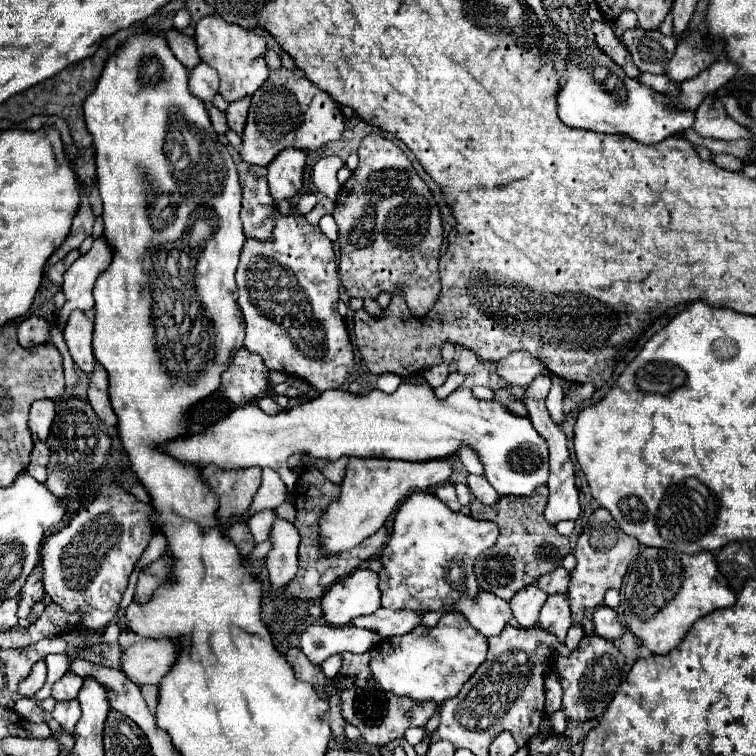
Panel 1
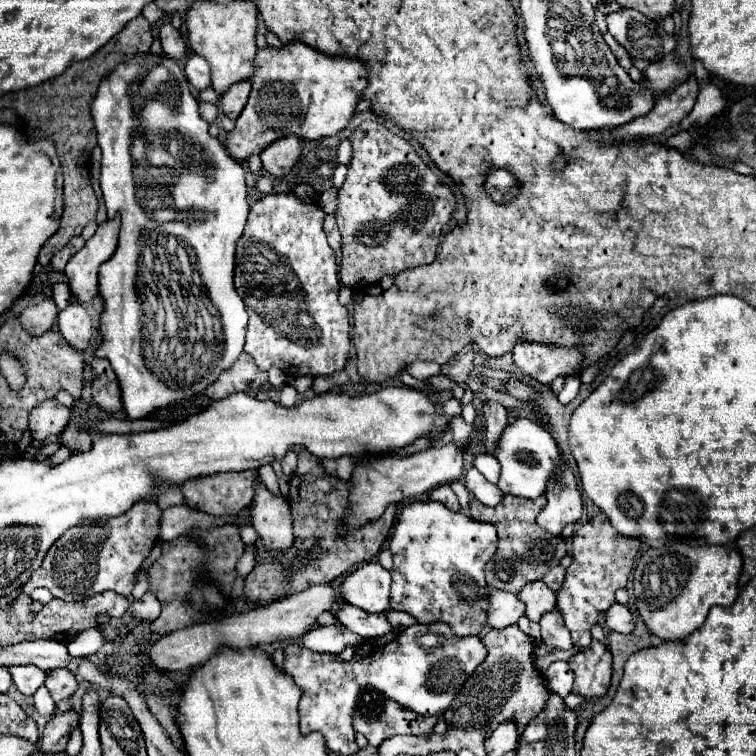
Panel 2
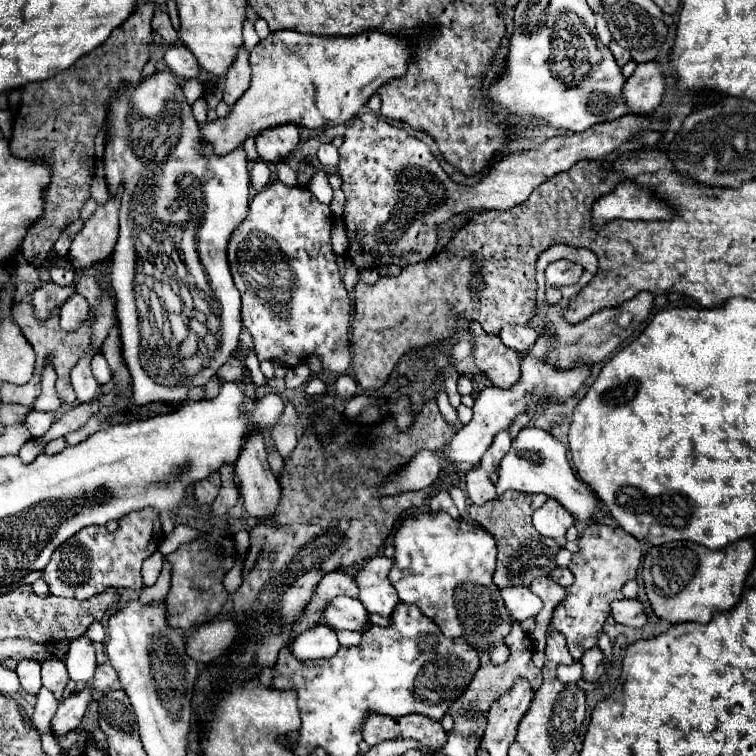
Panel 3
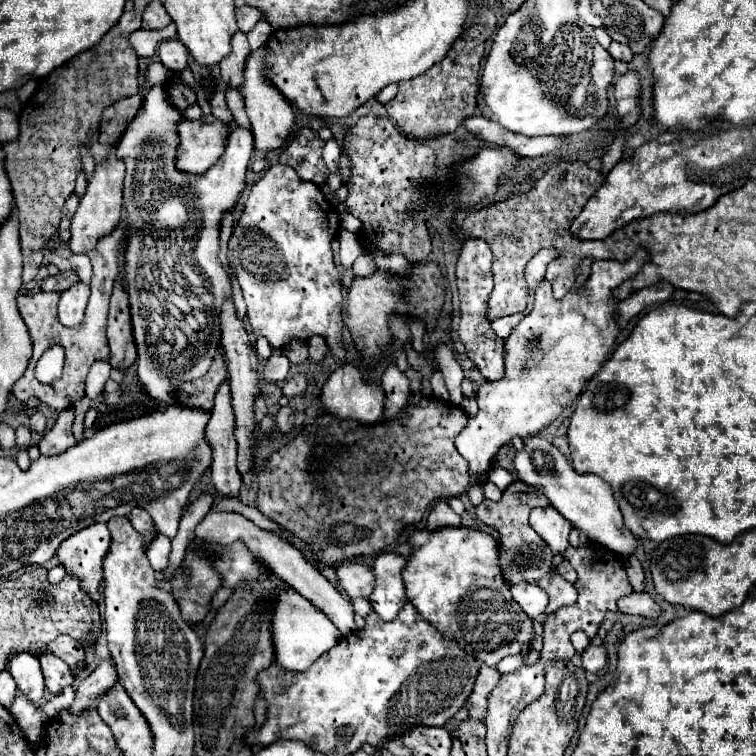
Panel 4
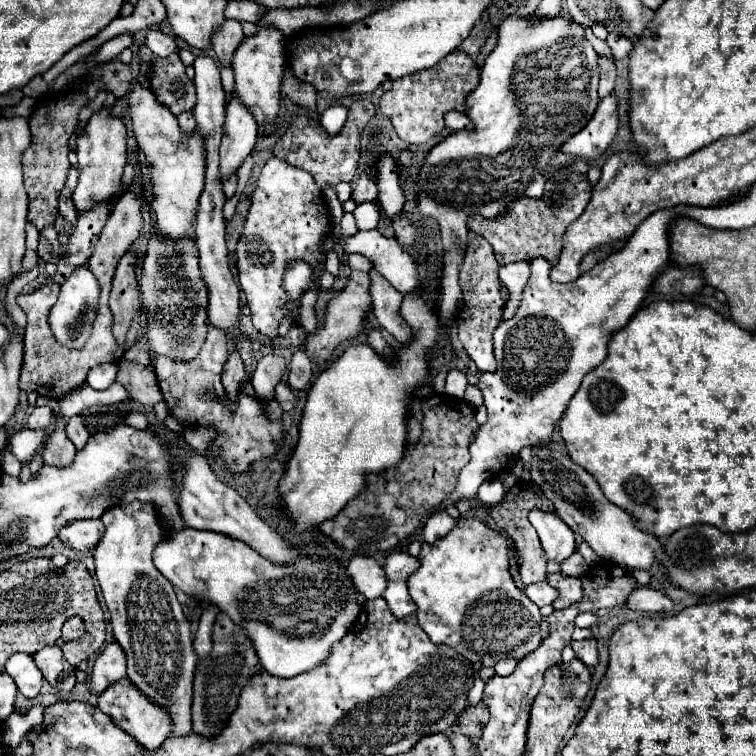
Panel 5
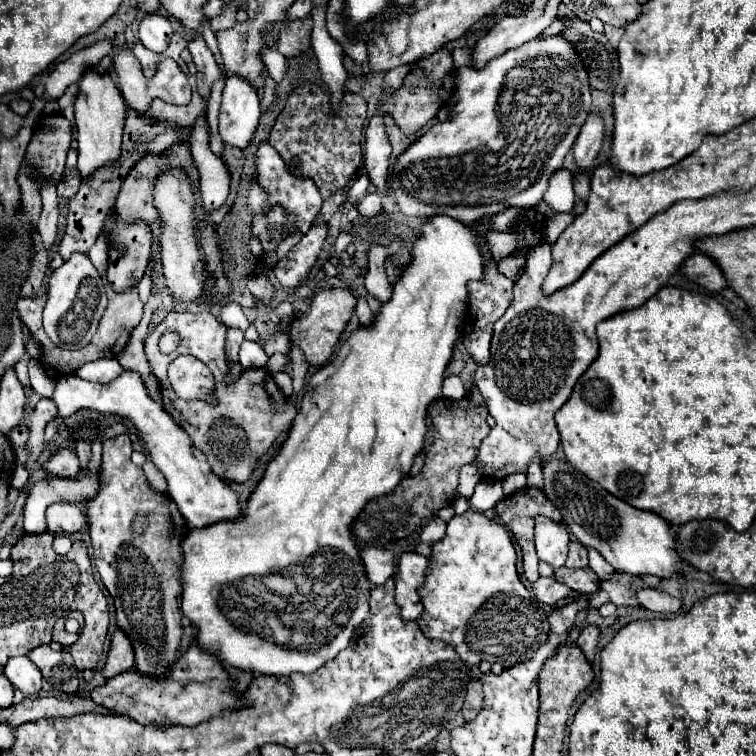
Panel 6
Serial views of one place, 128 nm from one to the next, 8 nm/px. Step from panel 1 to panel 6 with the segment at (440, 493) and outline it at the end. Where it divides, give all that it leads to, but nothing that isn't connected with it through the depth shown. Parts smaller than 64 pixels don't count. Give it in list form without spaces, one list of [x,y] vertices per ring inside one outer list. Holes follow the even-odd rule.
[[[432,518],[420,534],[420,544],[434,546],[436,542],[440,542],[444,538],[444,534],[446,534],[446,522],[440,518]]]

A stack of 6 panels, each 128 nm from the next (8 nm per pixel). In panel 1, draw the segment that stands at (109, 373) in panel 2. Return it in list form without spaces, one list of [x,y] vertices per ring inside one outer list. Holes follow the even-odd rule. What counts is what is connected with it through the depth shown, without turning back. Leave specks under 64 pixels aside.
[[[100,362],[94,364],[94,372],[90,374],[88,400],[102,422],[106,422],[110,426],[114,426],[118,422],[118,418],[112,410],[112,404],[110,404],[110,396],[108,396],[108,372]]]

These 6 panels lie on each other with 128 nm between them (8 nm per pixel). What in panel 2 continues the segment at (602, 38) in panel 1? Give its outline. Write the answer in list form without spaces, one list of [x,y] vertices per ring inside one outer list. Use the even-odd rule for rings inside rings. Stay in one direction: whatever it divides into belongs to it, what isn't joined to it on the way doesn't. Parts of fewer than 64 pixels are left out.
[[[604,34],[604,40],[606,40],[606,44],[610,46],[610,50],[612,50],[612,54],[616,56],[616,60],[618,60],[618,64],[624,68],[624,70],[630,70],[632,68],[632,60],[630,60],[630,56],[628,56],[628,52],[610,36],[610,34]]]

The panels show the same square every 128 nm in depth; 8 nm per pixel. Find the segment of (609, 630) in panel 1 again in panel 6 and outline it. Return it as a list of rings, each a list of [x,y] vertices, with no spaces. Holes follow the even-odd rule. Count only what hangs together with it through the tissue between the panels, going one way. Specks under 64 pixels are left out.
[[[642,588],[636,592],[640,606],[644,606],[650,612],[660,614],[676,614],[682,608],[682,600],[658,590],[658,588]]]

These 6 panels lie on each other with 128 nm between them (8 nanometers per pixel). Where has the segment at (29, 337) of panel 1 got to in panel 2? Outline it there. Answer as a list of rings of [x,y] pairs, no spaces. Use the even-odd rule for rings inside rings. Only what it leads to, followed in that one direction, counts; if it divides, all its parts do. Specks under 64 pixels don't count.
[[[44,298],[38,304],[28,306],[22,314],[20,314],[20,322],[22,326],[32,334],[32,336],[40,336],[46,330],[52,328],[52,324],[58,318],[58,306],[52,298]]]

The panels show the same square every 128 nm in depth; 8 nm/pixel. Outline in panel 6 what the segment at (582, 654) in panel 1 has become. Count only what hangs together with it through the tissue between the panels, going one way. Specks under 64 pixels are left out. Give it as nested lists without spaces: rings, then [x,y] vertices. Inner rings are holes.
[[[592,624],[586,626],[586,628],[582,628],[582,632],[580,632],[578,640],[576,640],[576,644],[584,650],[584,654],[586,654],[586,658],[588,658],[590,662],[594,660],[598,642],[600,642],[600,628],[598,628],[598,626],[592,626]]]

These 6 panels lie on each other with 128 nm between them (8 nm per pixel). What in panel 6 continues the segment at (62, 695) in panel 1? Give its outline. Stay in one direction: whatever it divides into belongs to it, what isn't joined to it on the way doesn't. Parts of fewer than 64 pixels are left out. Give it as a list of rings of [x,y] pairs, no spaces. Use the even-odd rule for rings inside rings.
[[[42,644],[38,648],[32,648],[26,656],[40,668],[44,680],[54,690],[62,690],[66,694],[74,694],[78,690],[80,674],[78,668],[74,666],[70,652],[54,650],[52,646]]]

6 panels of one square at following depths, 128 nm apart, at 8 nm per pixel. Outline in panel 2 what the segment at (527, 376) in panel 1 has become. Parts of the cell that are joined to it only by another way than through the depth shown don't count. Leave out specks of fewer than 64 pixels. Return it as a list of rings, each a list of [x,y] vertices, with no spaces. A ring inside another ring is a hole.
[[[520,340],[514,344],[514,362],[520,370],[542,384],[550,384],[558,376],[574,376],[584,360],[580,346],[552,346]]]

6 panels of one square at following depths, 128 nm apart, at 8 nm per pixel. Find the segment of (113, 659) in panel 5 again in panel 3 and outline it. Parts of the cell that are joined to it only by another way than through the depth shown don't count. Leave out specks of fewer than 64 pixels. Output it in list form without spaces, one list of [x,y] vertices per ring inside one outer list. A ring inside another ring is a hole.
[[[84,688],[80,692],[74,692],[66,700],[62,700],[58,712],[52,718],[52,730],[56,734],[66,734],[78,728],[90,700],[92,700],[92,688]]]

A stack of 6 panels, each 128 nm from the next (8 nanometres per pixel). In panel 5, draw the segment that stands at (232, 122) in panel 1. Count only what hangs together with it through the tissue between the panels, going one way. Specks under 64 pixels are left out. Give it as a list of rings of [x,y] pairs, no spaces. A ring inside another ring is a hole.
[[[224,20],[224,24],[216,28],[216,32],[212,34],[212,50],[216,52],[216,58],[220,64],[230,66],[232,54],[238,48],[242,38],[244,38],[242,26],[236,20]]]

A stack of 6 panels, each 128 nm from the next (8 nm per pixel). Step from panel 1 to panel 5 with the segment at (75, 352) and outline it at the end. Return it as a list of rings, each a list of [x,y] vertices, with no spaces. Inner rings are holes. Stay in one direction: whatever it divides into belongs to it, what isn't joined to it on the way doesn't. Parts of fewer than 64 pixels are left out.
[[[80,266],[68,276],[68,280],[60,286],[58,302],[52,306],[48,314],[48,324],[52,330],[52,336],[64,344],[66,348],[82,348],[88,342],[92,320],[96,318],[96,304],[100,298],[100,286],[96,284],[96,276],[90,272],[88,266]]]

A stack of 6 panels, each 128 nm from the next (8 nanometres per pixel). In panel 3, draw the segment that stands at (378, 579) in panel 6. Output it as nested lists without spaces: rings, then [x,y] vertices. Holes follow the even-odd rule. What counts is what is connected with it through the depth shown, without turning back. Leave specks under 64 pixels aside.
[[[334,570],[334,572],[328,572],[316,586],[316,592],[312,596],[312,600],[308,602],[306,610],[304,610],[304,616],[302,620],[298,620],[294,624],[294,634],[298,632],[304,632],[306,628],[310,628],[312,624],[320,624],[322,622],[322,616],[320,616],[320,610],[324,608],[324,604],[328,600],[332,600],[334,596],[350,596],[350,598],[358,598],[360,594],[360,588],[356,588],[356,578],[348,572],[342,572],[342,570]]]

